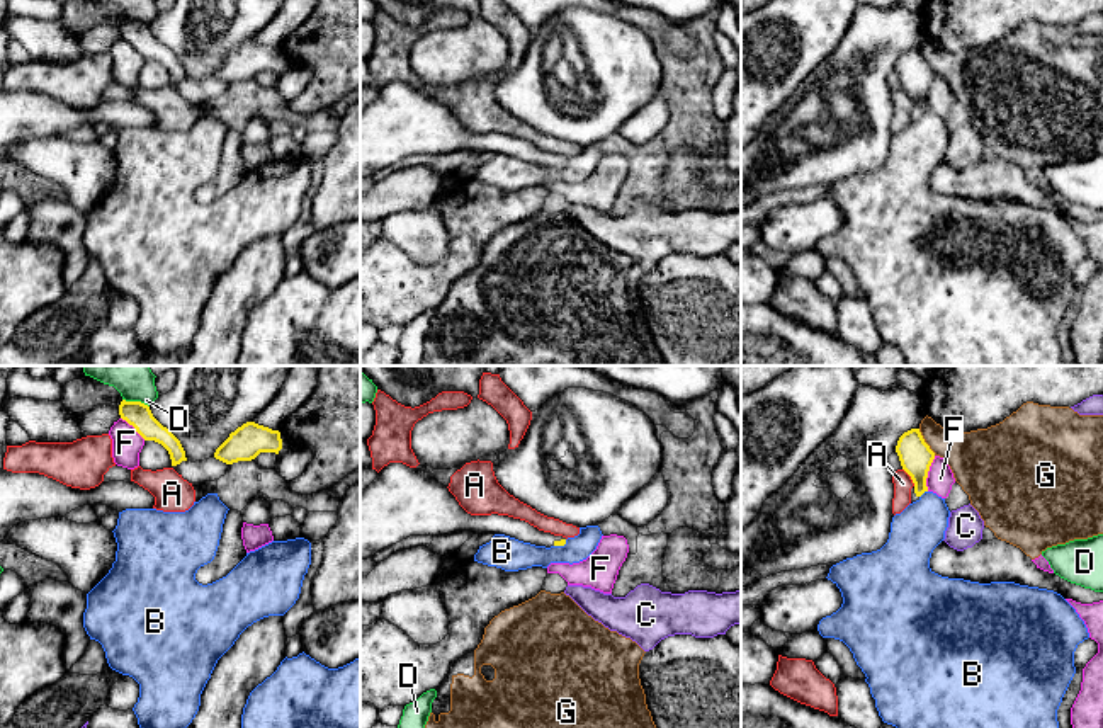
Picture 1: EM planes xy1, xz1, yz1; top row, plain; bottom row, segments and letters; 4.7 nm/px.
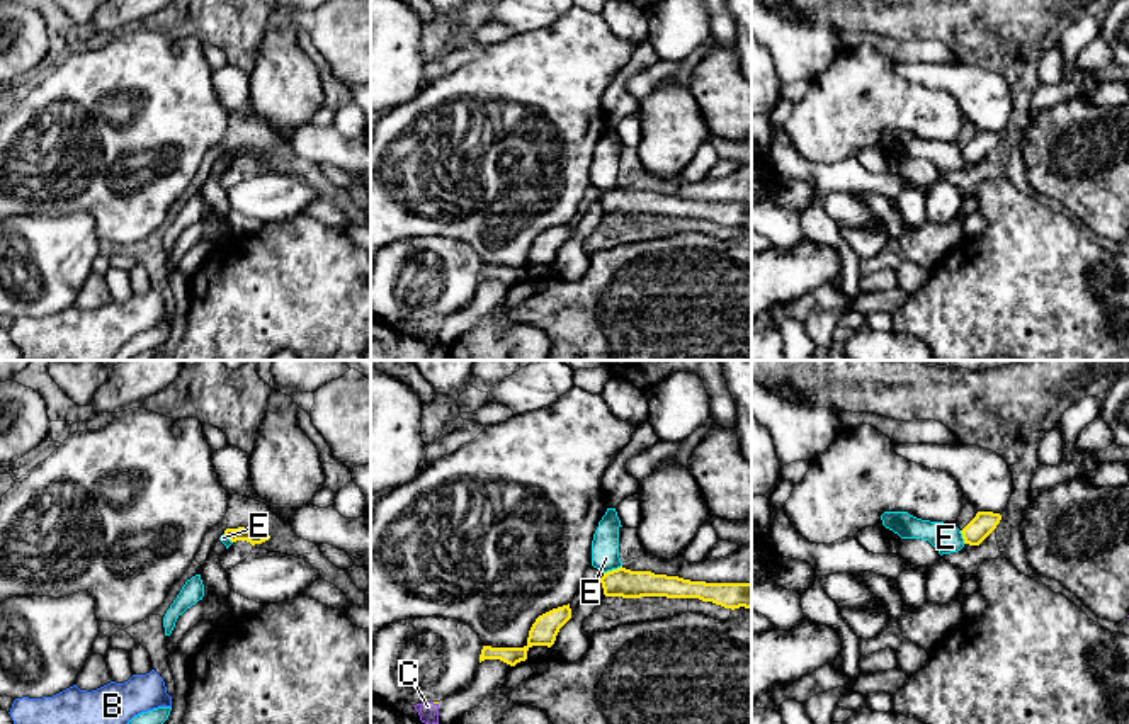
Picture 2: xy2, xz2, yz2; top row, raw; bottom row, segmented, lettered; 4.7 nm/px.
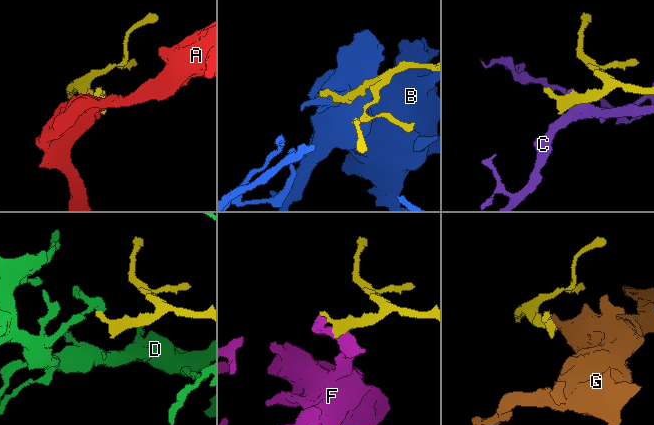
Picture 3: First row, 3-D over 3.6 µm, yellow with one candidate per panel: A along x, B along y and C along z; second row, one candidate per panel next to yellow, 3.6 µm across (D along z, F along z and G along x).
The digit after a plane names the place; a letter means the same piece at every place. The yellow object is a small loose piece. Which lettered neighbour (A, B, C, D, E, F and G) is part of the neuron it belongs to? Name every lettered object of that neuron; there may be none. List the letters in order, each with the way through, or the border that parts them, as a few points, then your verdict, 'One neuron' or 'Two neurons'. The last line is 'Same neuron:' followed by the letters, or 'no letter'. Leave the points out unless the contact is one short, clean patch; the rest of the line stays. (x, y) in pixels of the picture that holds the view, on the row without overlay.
A: Boundary: yz1 (903, 87), (915, 104). Two neurons
B: Boundary: yz1 (927, 109), (920, 116). Two neurons
C: Boundary: xz2 (432, 322), (437, 323). Two neurons
D: Two neurons
E: Boundary: xz2 (621, 184), (604, 192). Two neurons
F: Two neurons
G: Boundary: yz1 (918, 48), (935, 73). Two neurons
Same neuron: no letter

